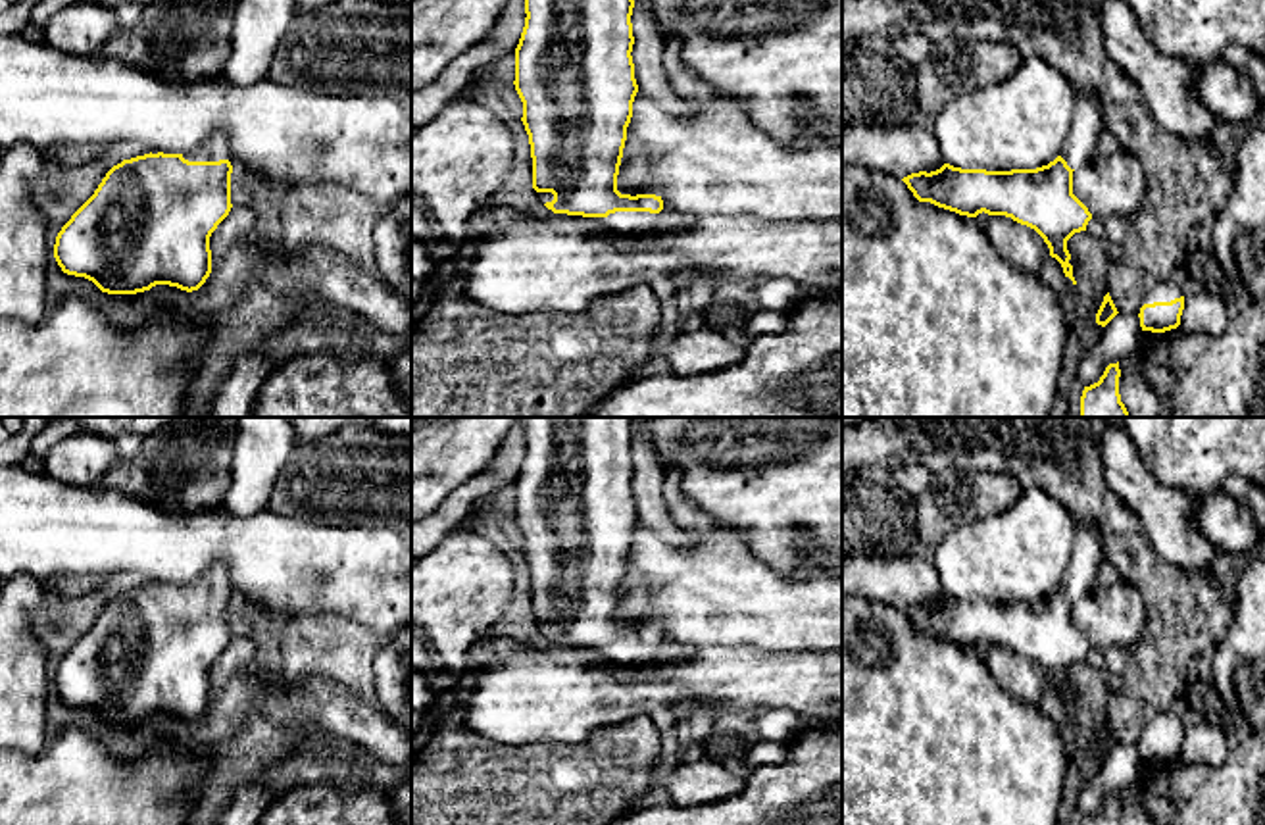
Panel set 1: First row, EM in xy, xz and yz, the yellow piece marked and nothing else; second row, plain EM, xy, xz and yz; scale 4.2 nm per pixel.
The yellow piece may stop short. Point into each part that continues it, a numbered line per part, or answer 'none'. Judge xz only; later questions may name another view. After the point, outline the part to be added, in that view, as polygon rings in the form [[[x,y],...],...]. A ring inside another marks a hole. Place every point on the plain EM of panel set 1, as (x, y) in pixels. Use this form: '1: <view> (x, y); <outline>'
1: xz (621, 652); [[[615,642],[604,650],[615,663],[631,665],[652,660],[656,646],[650,642]]]

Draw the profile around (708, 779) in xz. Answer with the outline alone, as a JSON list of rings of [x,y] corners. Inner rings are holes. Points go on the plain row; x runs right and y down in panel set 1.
[[[704,758],[661,765],[661,783],[679,806],[721,802],[742,792],[746,777],[731,762]]]

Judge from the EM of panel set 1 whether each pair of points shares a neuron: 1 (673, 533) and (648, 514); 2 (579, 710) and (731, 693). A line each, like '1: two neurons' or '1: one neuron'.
1: one neuron
2: one neuron

